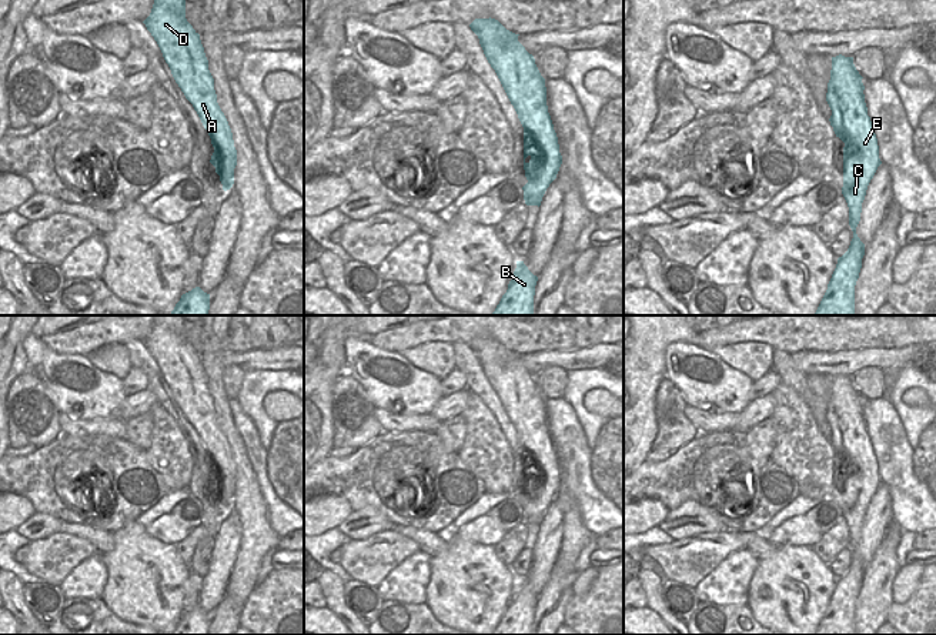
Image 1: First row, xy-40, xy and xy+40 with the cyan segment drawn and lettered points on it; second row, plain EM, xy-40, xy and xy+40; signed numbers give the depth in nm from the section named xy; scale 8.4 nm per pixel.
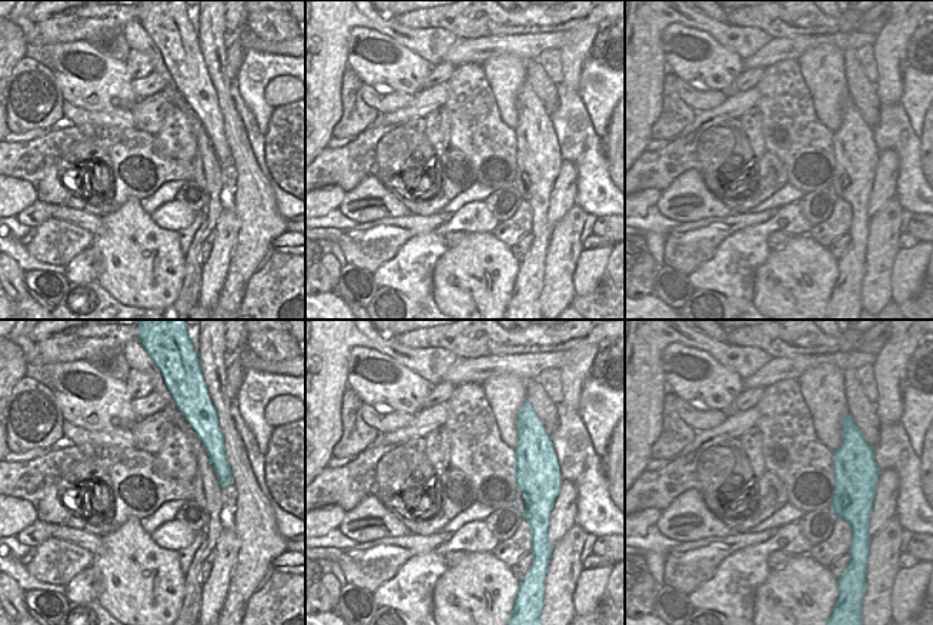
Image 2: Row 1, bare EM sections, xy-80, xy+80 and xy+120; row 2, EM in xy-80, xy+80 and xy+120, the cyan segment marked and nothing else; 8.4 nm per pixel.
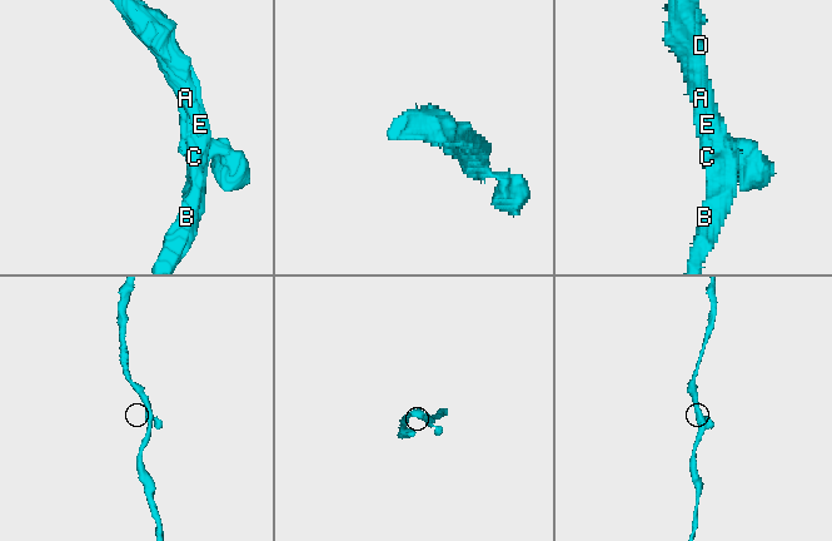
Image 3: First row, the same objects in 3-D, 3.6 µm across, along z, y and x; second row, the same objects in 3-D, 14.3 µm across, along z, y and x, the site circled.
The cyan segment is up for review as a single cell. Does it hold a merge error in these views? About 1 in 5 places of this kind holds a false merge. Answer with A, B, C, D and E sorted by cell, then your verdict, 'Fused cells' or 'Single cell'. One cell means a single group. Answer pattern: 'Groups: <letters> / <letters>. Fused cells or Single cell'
Groups: A B C D E. Single cell

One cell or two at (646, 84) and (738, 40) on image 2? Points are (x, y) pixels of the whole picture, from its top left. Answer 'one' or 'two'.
one

